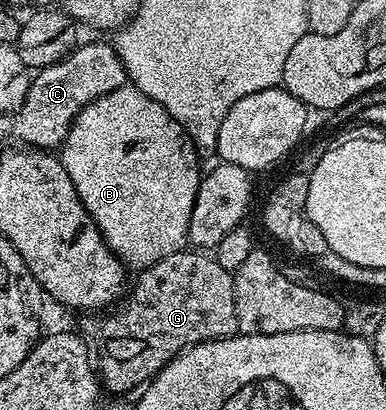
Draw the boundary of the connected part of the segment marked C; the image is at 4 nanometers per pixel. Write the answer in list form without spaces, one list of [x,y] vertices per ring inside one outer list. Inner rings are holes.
[[[108,42],[85,43],[73,48],[66,59],[55,65],[40,68],[32,76],[25,106],[16,112],[18,140],[38,149],[57,149],[65,141],[73,118],[84,109],[92,99],[98,99],[108,91],[126,86],[127,76],[123,61]]]

